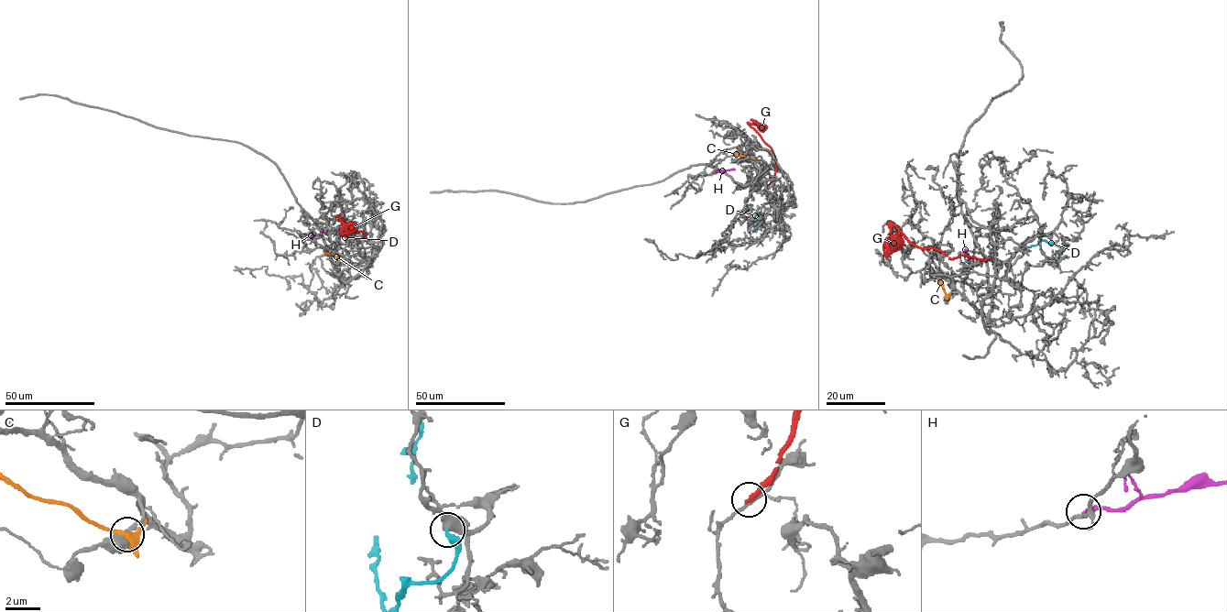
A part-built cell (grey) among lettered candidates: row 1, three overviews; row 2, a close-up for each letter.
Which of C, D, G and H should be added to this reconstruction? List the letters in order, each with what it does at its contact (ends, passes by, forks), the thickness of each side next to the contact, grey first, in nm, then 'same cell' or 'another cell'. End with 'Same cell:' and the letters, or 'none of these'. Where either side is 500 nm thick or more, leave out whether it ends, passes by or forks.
C: it forks; calibres 400 and 440 nm; another cell
D: it ends; calibres 400 and 360 nm; another cell
G: it ends; calibres 170 and 300 nm; another cell
H: it ends; calibres 200 and 200 nm; another cell
Same cell: none of these

